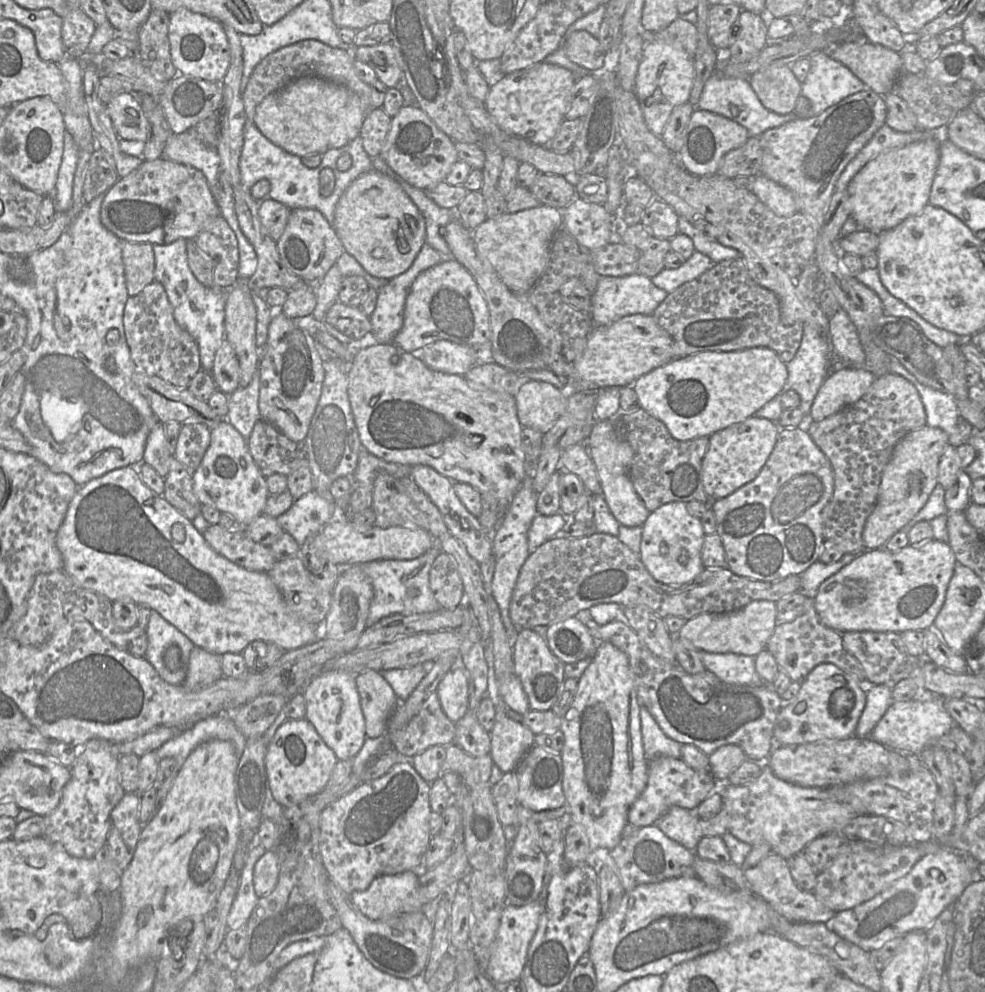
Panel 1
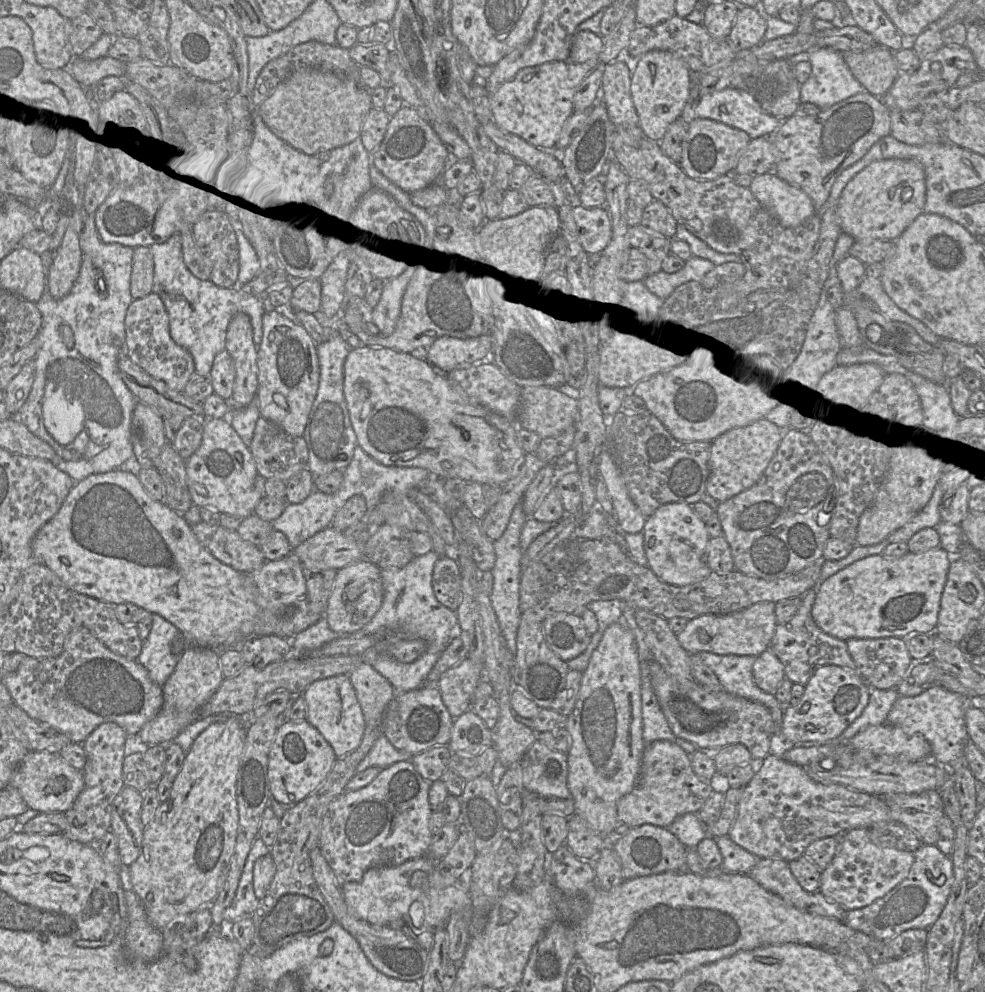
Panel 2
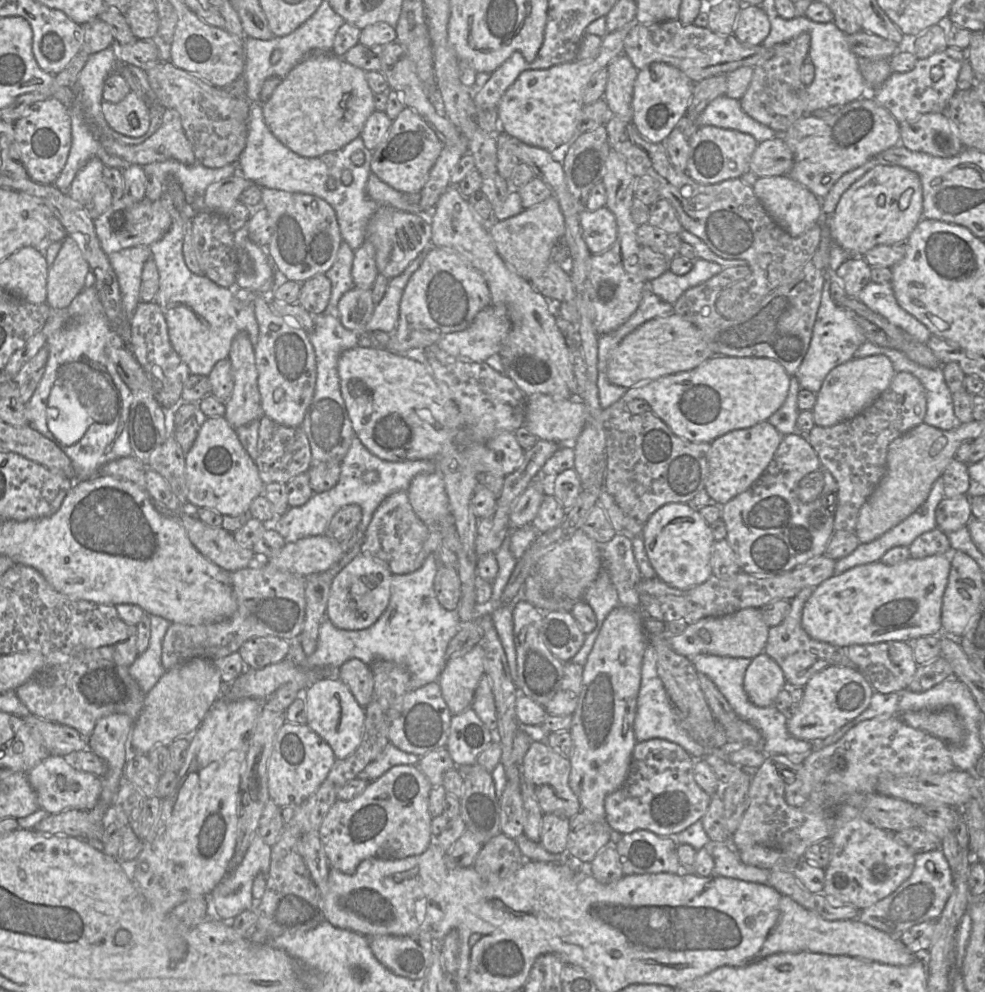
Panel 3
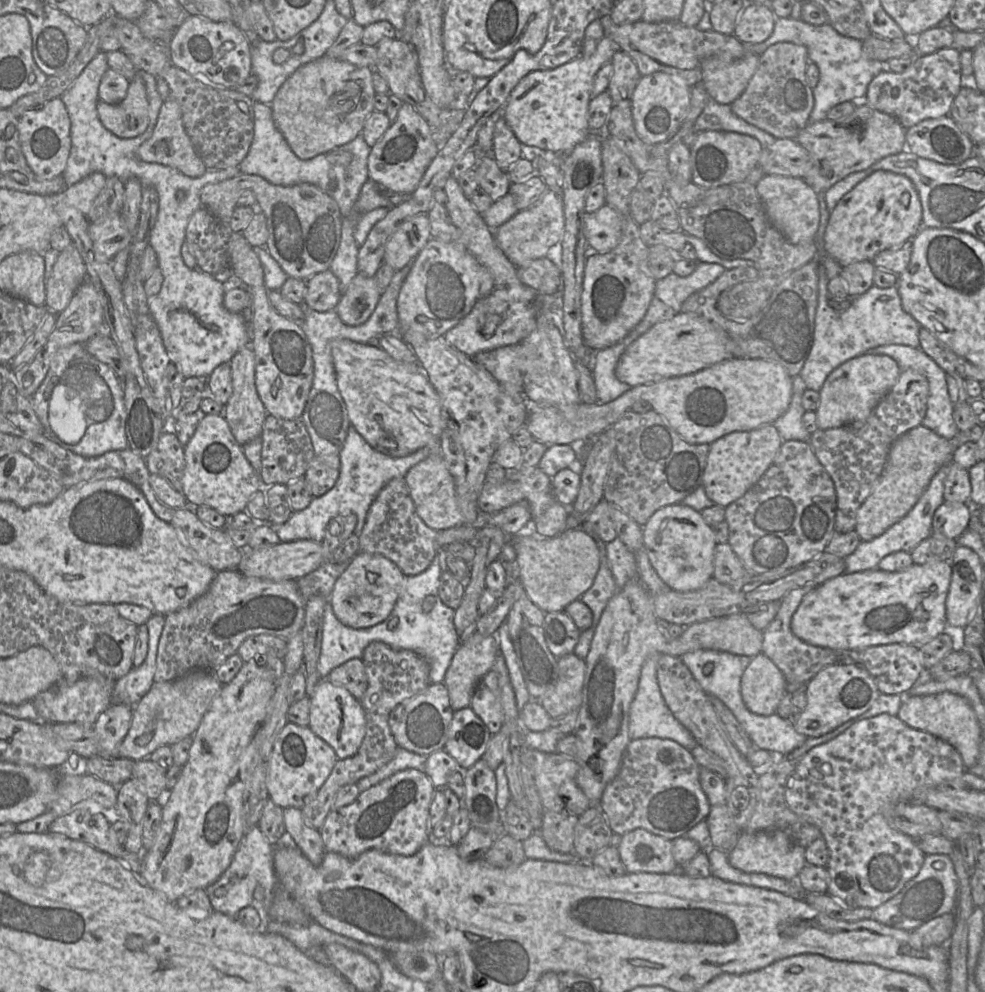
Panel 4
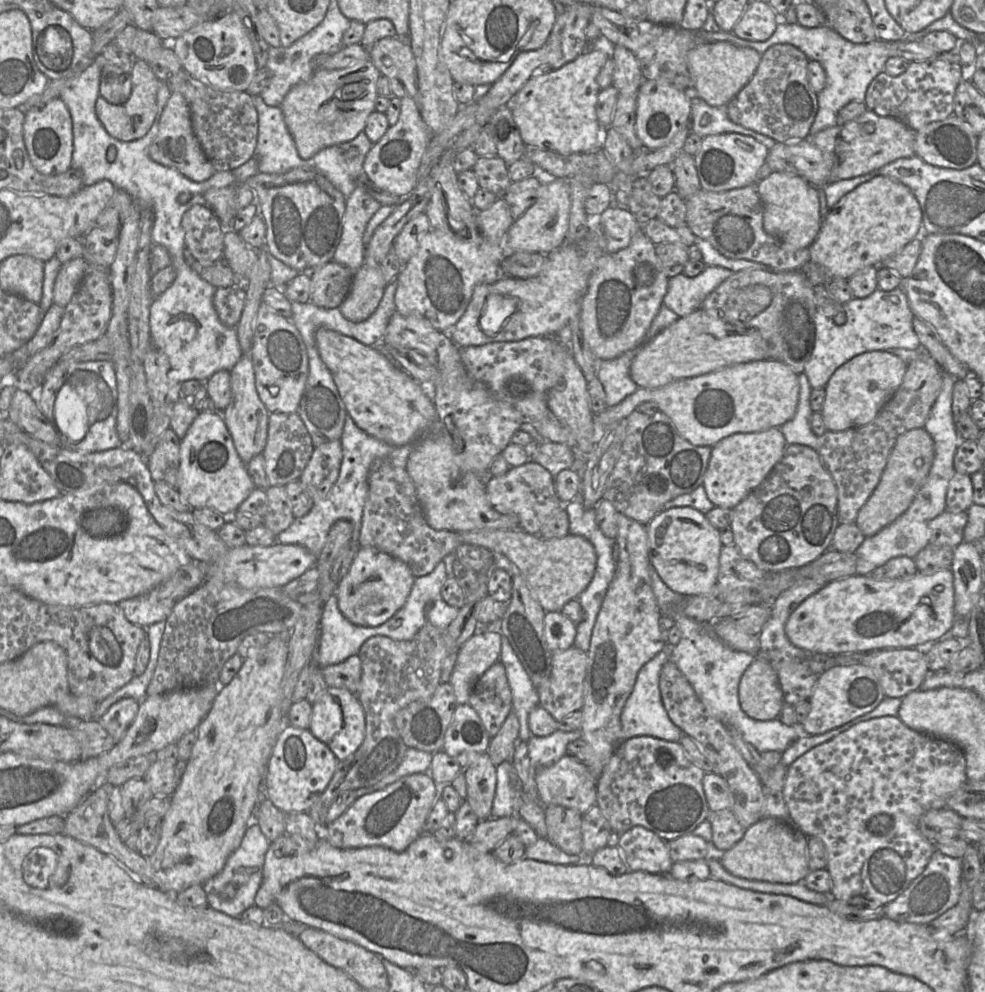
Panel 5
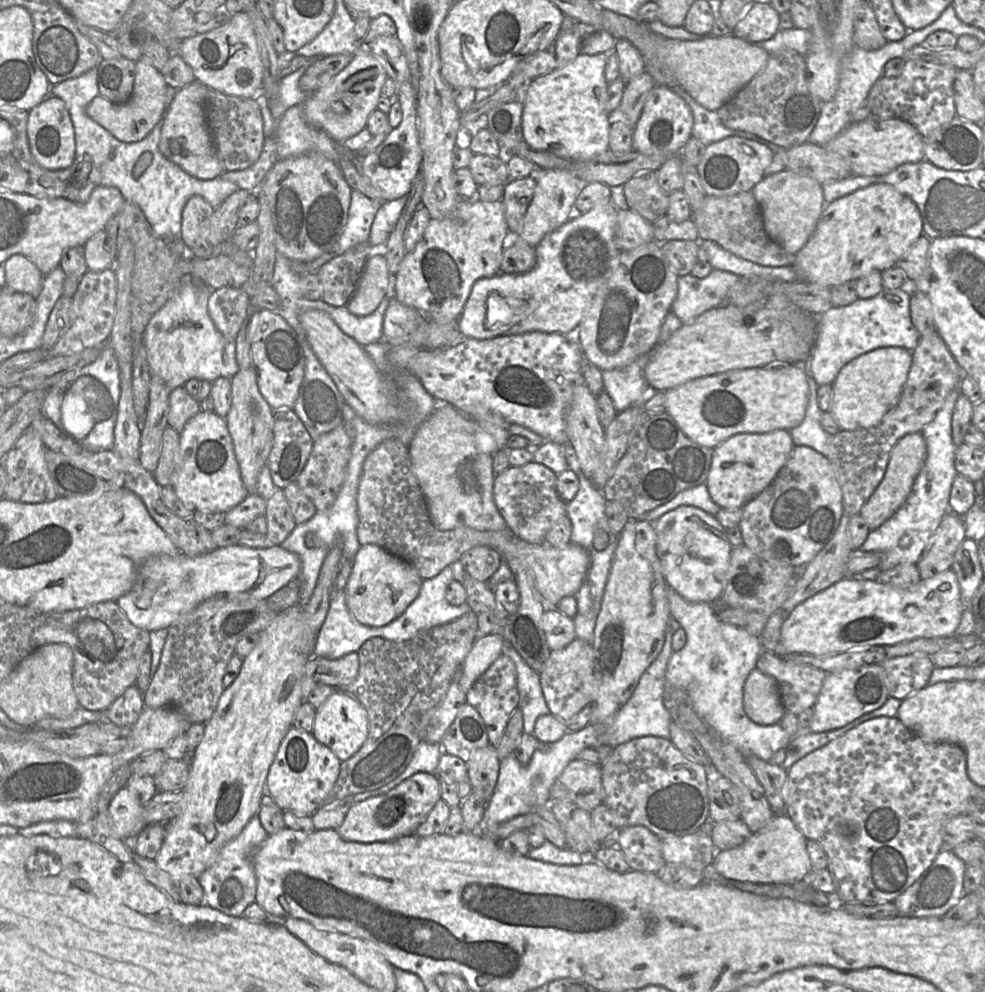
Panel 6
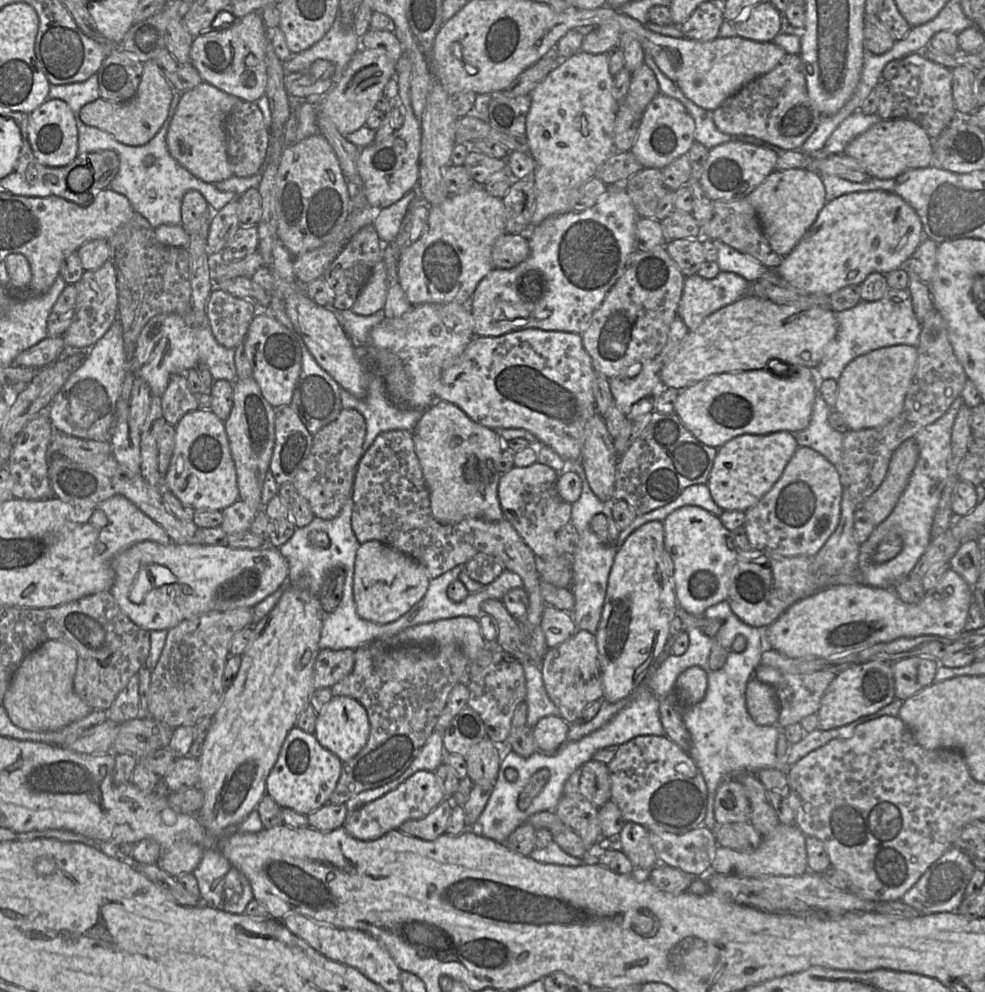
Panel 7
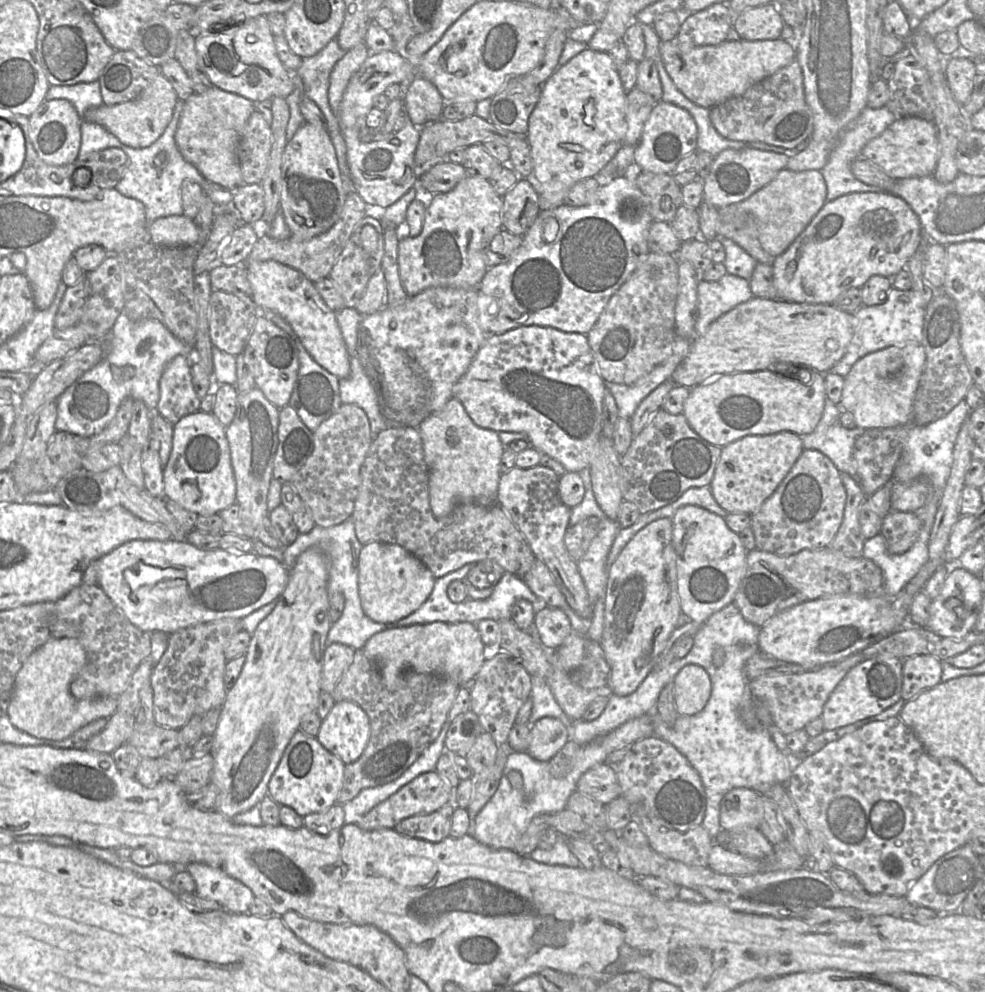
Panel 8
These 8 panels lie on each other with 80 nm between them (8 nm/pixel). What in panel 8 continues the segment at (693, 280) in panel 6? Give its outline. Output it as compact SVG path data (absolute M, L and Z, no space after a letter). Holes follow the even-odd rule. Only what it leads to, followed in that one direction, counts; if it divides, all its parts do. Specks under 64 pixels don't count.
M727 273L714 282L700 280L695 336L703 336L715 320L753 297L750 282L736 275Z

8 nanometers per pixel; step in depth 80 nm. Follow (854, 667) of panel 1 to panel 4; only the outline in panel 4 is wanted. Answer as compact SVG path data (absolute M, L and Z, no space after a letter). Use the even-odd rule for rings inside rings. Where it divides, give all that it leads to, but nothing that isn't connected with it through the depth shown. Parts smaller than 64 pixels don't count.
M800 587L789 591L780 600L780 607L775 618L763 631L762 653L766 655L781 670L786 682L790 683L791 685L805 686L807 682L809 682L823 668L829 665L843 663L844 653L846 653L839 650L810 645L796 637L791 630L791 620L794 613L796 612L803 598L814 588L815 587Z

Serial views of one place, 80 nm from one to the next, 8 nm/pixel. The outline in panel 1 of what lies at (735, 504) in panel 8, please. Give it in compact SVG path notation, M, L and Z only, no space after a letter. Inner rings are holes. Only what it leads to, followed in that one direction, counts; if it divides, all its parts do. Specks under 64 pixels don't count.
M753 415L713 433L701 465L706 494L714 500L724 498L754 480L770 456L779 431L776 422Z

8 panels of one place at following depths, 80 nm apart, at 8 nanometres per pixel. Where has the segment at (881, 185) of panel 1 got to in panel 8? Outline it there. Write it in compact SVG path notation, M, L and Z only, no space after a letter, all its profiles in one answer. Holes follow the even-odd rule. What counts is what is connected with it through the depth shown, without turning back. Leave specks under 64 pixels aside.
M856 192L847 195L842 195L835 200L828 201L815 215L805 230L794 240L788 249L781 255L775 258L772 269L774 277L774 285L778 292L778 299L809 304L832 304L835 299L850 288L861 288L867 280L873 275L881 275L890 278L892 281L895 275L902 269L907 267L909 260L912 258L916 250L922 244L923 232L917 215L911 207L899 196L890 192Z

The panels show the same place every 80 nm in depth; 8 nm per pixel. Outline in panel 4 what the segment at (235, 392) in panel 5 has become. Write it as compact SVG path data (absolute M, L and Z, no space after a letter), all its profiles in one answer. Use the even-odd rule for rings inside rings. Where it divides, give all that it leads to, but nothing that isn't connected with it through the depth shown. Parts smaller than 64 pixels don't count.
M250 346L239 350L230 361L233 392L224 406L223 416L226 419L238 444L261 437L267 411L258 395L255 384L255 355Z

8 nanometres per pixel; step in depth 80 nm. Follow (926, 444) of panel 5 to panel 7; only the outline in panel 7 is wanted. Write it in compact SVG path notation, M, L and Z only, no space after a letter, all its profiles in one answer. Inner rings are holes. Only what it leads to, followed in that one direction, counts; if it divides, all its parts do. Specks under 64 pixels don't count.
M914 437L905 440L894 452L885 479L862 505L875 526L881 524L897 505L918 457L919 446Z

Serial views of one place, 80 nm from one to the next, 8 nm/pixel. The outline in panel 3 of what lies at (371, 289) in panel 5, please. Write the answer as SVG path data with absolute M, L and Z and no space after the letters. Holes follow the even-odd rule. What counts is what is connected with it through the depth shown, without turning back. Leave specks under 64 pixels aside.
M356 286L347 291L339 300L336 316L342 325L358 335L372 333L366 331L375 303L372 299L371 289L362 289Z

